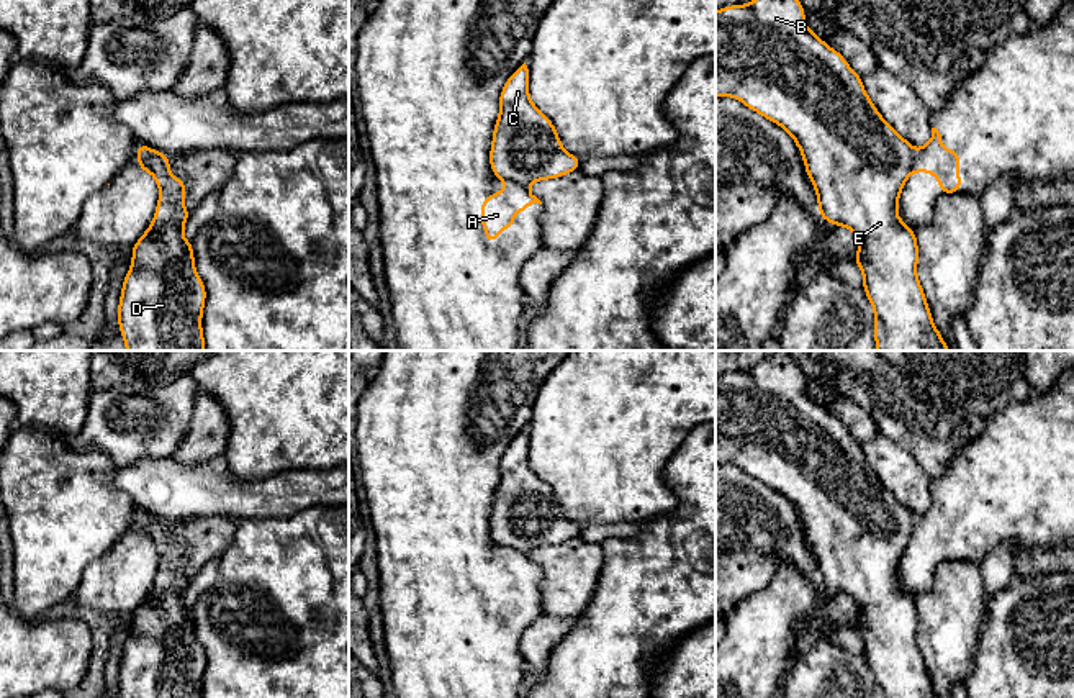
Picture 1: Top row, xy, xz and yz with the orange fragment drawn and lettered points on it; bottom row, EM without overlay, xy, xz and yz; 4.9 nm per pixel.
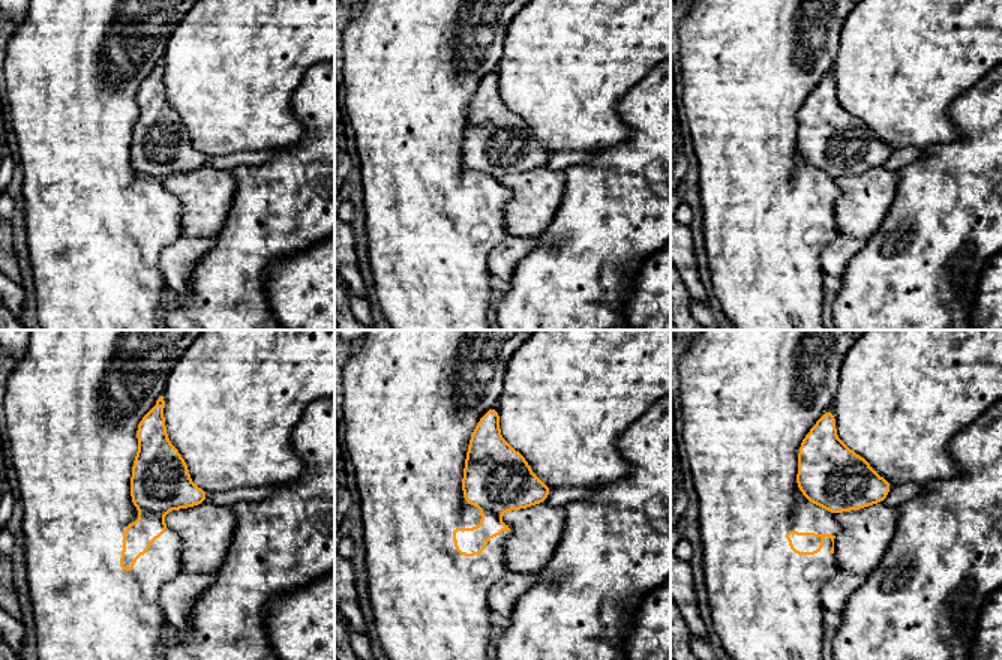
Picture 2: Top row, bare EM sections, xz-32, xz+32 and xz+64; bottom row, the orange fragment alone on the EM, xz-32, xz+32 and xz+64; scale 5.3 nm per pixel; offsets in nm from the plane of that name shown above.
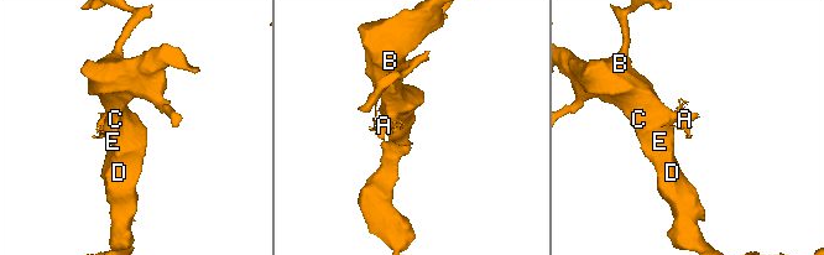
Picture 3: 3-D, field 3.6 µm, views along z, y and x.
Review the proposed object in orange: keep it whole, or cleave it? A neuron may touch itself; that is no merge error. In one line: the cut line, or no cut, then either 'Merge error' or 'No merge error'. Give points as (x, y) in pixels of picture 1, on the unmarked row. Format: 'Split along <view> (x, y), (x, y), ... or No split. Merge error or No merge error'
Split along xz (505, 546), (516, 548), (526, 554). Merge error

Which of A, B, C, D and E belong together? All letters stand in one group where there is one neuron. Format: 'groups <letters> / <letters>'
groups A / B C D E

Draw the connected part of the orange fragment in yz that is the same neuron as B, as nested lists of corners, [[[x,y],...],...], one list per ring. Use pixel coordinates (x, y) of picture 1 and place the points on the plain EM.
[[[778,351],[748,372],[715,378],[715,464],[735,464],[750,477],[779,492],[794,505],[806,541],[814,551],[819,582],[833,593],[850,595],[860,616],[851,626],[861,634],[863,655],[874,677],[874,698],[938,698],[923,654],[917,646],[918,613],[912,595],[899,587],[899,562],[912,539],[915,516],[878,478],[858,442],[833,415],[804,392],[806,377],[791,351]]]

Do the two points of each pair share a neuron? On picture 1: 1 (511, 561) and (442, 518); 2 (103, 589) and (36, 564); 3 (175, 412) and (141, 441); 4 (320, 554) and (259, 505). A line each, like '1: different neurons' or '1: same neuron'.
1: same neuron
2: same neuron
3: same neuron
4: different neurons

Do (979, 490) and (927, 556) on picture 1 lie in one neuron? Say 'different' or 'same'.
same

